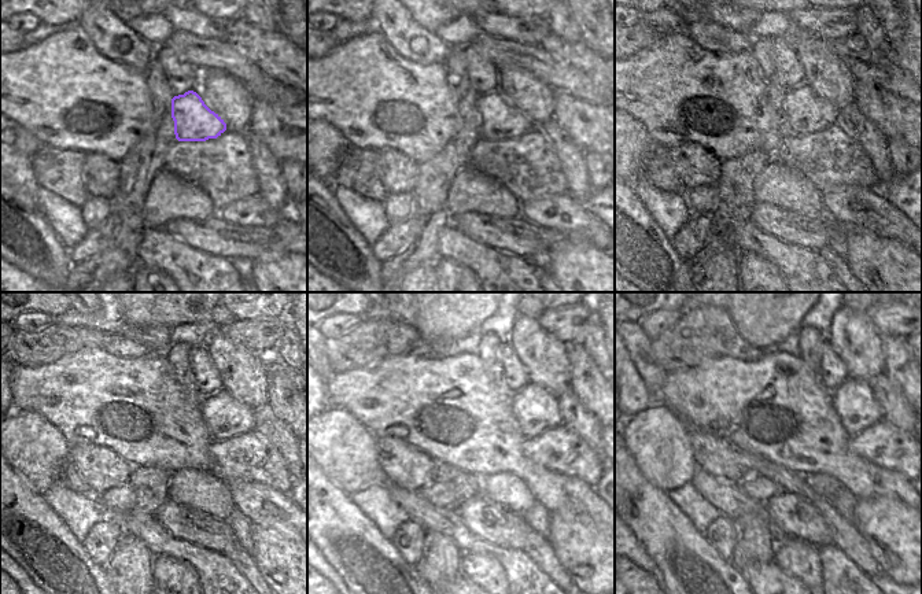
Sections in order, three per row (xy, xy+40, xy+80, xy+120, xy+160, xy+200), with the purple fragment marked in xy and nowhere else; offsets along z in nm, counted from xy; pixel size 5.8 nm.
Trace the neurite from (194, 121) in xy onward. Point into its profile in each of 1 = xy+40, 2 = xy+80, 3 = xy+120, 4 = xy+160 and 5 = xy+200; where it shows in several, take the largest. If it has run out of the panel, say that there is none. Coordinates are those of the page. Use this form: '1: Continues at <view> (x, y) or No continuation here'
1: Continues at xy+40 (500, 120)
2: Continues at xy+80 (806, 113)
3: Continues at xy+120 (203, 419)
4: Continues at xy+160 (539, 409)
5: Continues at xy+200 (854, 401).

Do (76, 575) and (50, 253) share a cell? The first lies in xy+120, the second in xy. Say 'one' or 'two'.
one

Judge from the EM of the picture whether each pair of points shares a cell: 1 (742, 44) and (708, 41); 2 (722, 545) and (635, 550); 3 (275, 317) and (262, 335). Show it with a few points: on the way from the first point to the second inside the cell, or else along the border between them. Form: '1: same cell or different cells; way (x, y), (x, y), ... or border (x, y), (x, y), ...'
1: same cell; way (734, 43), (716, 41)
2: different cells; border (703, 534), (705, 541), (723, 559), (730, 561)
3: same cell; way (272, 321), (262, 331)

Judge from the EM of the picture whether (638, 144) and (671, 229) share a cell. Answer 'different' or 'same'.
different

